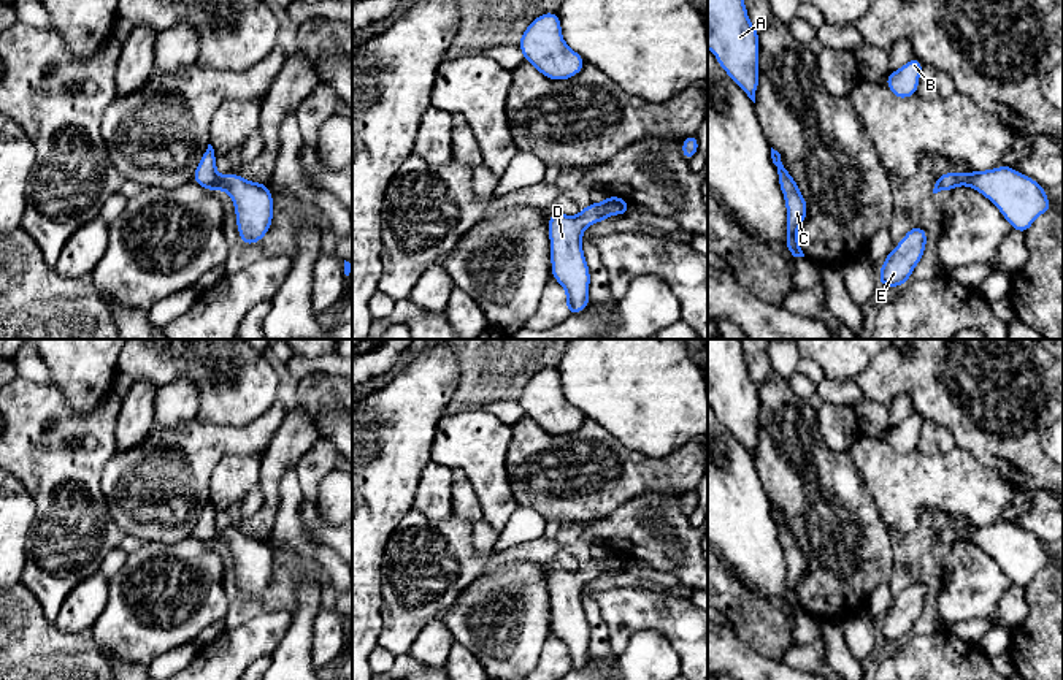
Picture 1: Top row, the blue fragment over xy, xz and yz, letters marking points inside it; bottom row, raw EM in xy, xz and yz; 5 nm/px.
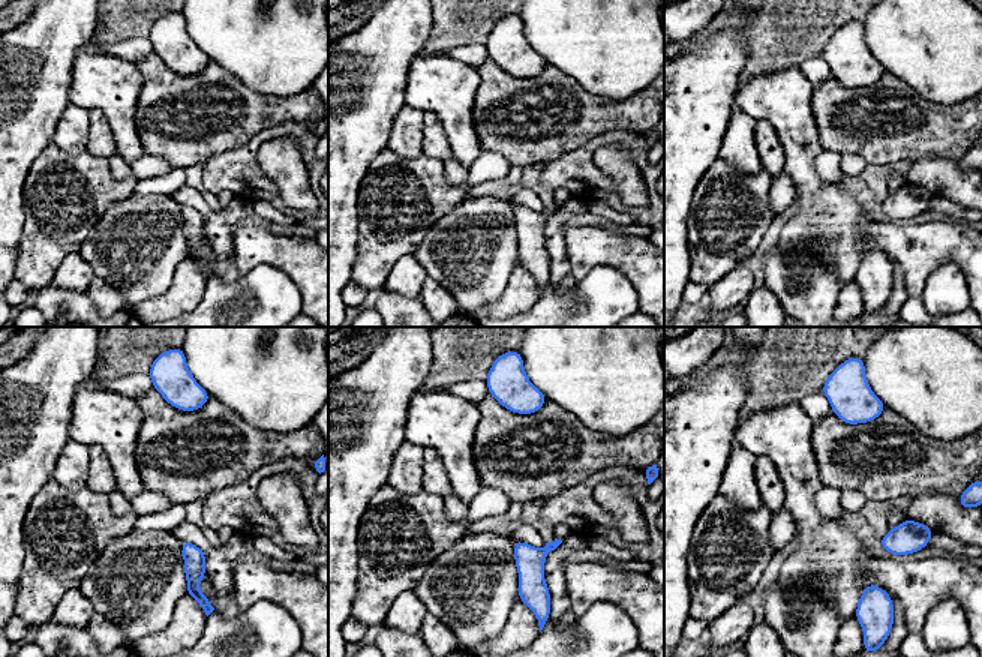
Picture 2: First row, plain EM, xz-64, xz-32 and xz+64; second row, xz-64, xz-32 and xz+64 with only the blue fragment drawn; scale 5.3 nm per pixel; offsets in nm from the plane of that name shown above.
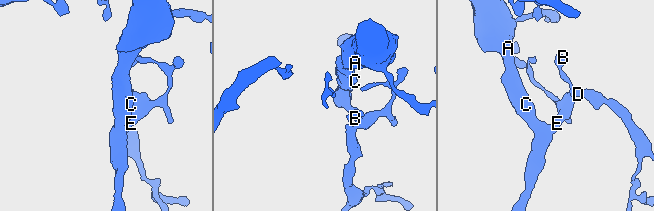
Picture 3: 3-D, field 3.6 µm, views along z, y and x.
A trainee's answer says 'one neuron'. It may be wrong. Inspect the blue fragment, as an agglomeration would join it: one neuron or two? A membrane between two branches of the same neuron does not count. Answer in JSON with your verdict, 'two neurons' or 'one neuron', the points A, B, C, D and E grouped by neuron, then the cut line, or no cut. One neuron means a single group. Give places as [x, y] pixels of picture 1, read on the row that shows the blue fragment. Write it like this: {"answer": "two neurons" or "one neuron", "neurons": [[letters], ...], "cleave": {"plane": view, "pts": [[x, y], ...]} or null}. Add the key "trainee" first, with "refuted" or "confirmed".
{"trainee": "confirmed", "answer": "one neuron", "neurons": [["A", "B", "C", "D", "E"]], "cleave": null}

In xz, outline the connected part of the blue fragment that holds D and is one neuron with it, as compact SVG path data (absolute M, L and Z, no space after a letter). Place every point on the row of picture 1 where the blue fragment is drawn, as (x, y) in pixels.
M608 195L603 203L590 203L578 216L551 212L551 273L565 288L568 314L578 314L590 303L590 271L581 246L585 228L614 214L625 216L628 208L624 198Z

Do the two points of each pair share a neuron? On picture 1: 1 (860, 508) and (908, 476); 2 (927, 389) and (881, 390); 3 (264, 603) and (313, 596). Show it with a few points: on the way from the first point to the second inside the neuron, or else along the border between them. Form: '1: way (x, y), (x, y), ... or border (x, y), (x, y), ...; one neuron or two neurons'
1: border (855, 466), (890, 530); two neurons
2: way (916, 384), (892, 384); one neuron
3: border (319, 574), (295, 585), (289, 611); two neurons

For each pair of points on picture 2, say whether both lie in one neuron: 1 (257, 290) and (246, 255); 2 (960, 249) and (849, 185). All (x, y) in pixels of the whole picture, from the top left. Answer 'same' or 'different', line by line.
1: different
2: different

